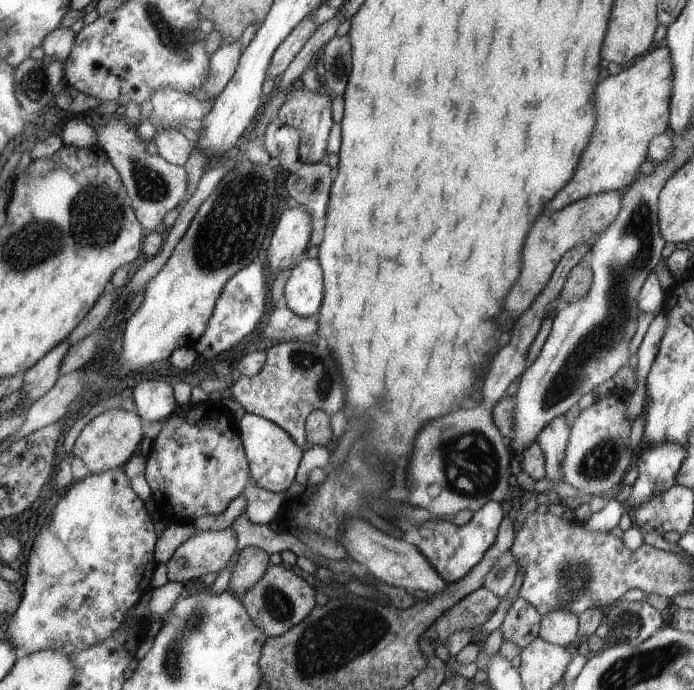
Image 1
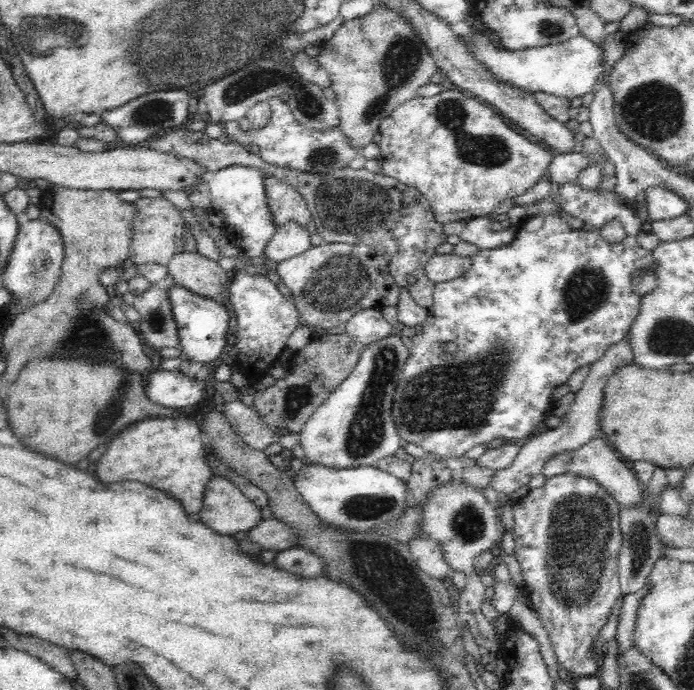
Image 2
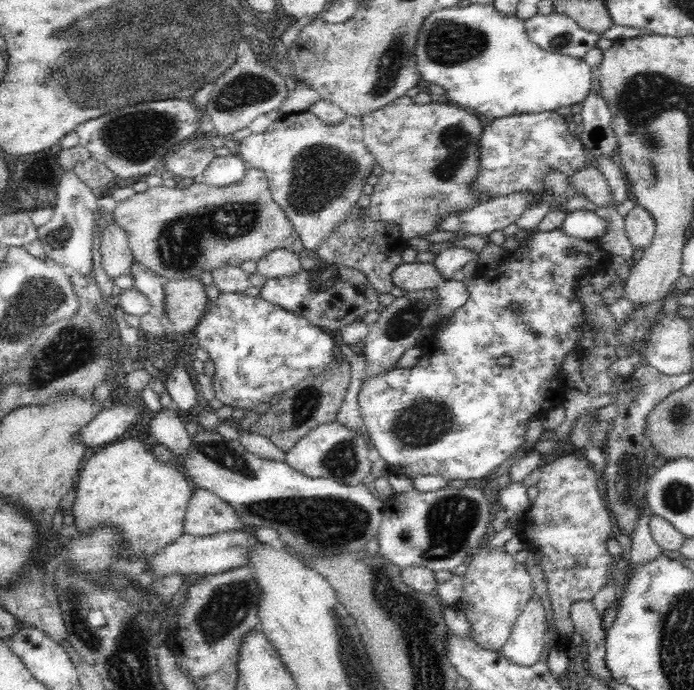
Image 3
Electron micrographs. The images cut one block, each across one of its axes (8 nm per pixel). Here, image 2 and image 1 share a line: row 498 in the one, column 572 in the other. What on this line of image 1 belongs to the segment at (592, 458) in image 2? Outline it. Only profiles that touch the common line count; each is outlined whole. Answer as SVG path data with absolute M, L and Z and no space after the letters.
M556 610L544 616L541 639L566 648L578 640L580 619L564 610Z

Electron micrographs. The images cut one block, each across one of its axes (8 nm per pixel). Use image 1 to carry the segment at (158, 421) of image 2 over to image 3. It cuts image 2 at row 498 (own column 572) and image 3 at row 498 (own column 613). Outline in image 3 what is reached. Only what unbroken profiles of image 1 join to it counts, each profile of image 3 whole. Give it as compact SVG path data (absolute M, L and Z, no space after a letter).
M126 436L126 440L118 439L92 451L84 461L75 483L78 492L74 504L74 520L92 524L90 518L114 518L114 525L120 525L126 531L126 549L134 559L153 556L158 548L174 544L184 534L185 512L195 489L194 483L172 462L160 462L157 453L152 454L152 450L138 436Z

